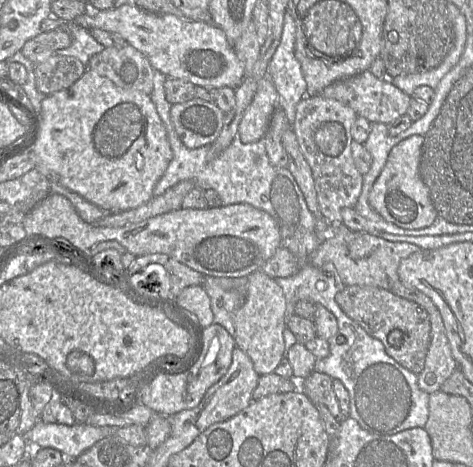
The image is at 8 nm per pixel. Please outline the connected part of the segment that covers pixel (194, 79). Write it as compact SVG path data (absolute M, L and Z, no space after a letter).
M135 5L99 11L95 16L83 14L73 22L89 31L96 28L120 35L149 59L153 69L168 78L186 80L196 86L236 89L245 77L244 64L238 59L224 31L209 22L150 13Z

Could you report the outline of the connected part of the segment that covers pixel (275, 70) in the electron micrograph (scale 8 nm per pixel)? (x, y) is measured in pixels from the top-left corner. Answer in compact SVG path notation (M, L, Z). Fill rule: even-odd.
M289 12L284 14L282 36L272 56L267 77L273 82L278 93L278 106L287 116L292 128L298 103L307 96L307 83L301 64L295 56L296 26Z

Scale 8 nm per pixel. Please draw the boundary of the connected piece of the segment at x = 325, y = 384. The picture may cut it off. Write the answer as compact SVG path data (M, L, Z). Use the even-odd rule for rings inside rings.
M313 371L307 378L302 381L298 381L298 383L300 389L312 401L313 404L325 405L336 420L343 421L343 419L348 416L343 416L340 410L338 399L333 390L332 381L333 379L329 375L318 371Z

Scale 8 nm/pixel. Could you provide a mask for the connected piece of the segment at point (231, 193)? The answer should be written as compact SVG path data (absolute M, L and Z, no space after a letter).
M167 124L167 129L173 158L165 173L155 185L153 197L162 195L167 189L181 181L190 180L195 187L201 190L215 190L223 205L247 203L267 212L278 225L281 246L287 248L301 262L301 267L297 273L285 278L275 278L286 299L286 320L289 316L295 314L294 307L297 302L302 300L320 304L327 308L326 304L318 302L317 282L325 282L326 287L328 284L327 275L332 275L326 273L333 271L339 280L336 290L341 291L346 285L342 282L333 263L326 262L320 268L308 263L310 255L317 249L323 239L317 228L317 220L309 210L304 195L288 167L279 168L271 165L264 145L264 137L257 142L243 144L237 133L229 147L219 155L214 155L211 145L189 149L181 142L171 124Z

